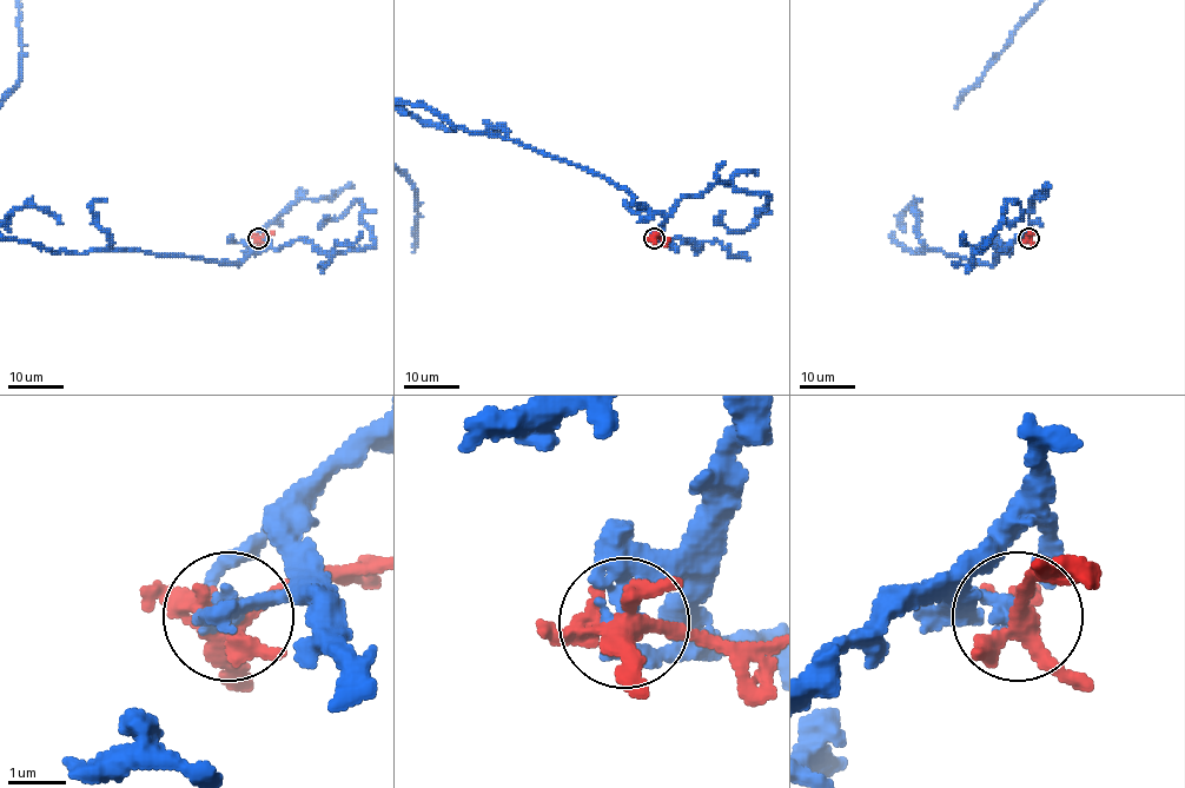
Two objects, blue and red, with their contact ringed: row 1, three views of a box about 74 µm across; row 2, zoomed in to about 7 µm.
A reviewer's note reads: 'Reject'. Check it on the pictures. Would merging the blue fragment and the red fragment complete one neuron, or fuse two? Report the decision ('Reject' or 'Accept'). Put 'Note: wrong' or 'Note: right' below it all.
Reject
Note: right

